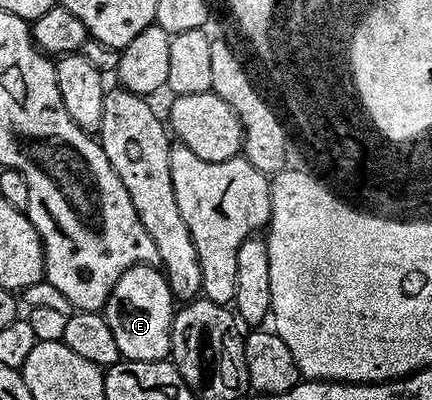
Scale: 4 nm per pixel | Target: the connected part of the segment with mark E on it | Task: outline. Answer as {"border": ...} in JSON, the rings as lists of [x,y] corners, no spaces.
{"border":[[[136,264],[114,286],[102,309],[104,321],[114,330],[118,350],[126,360],[162,360],[172,350],[174,297],[168,280],[159,267]]]}

